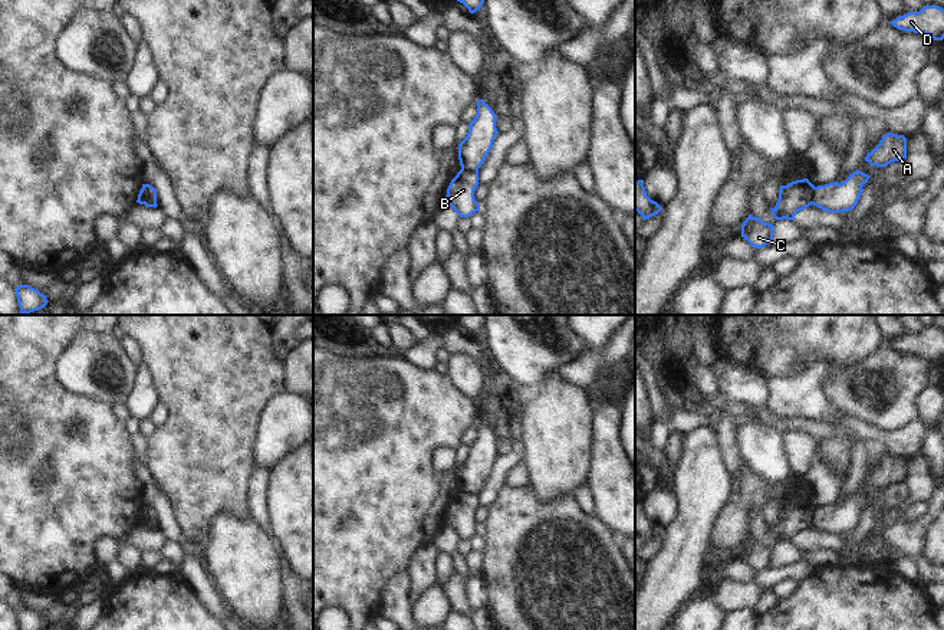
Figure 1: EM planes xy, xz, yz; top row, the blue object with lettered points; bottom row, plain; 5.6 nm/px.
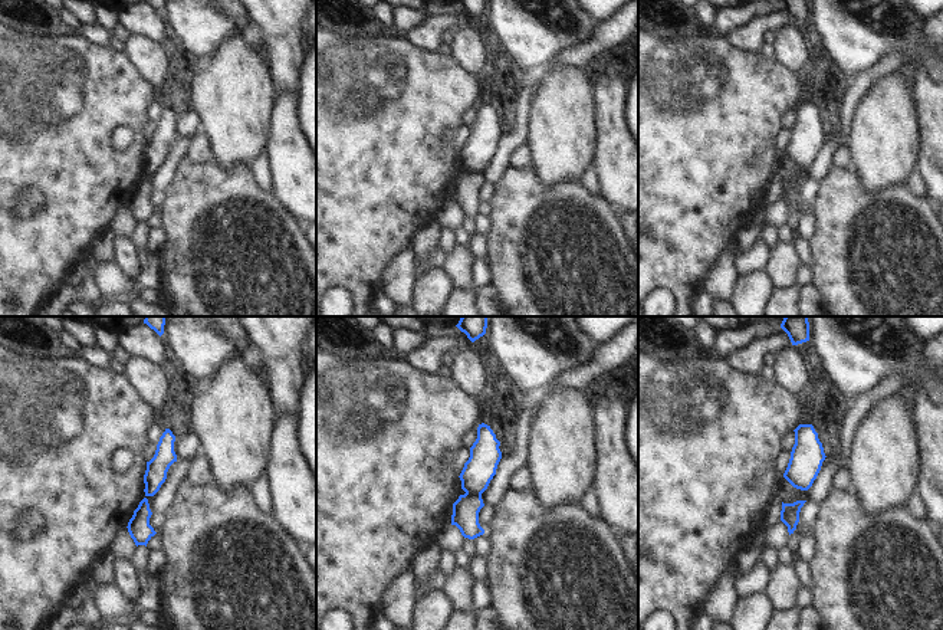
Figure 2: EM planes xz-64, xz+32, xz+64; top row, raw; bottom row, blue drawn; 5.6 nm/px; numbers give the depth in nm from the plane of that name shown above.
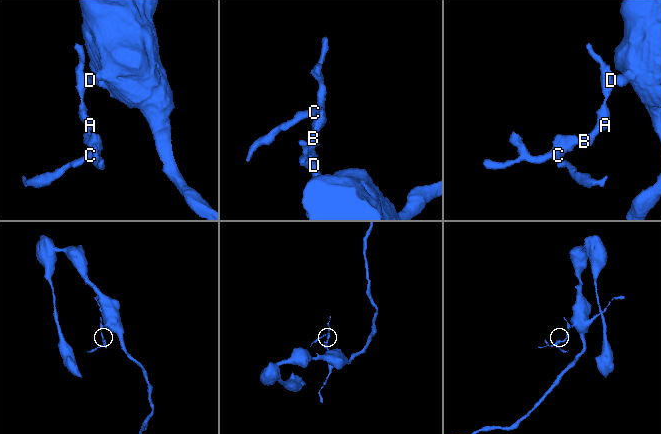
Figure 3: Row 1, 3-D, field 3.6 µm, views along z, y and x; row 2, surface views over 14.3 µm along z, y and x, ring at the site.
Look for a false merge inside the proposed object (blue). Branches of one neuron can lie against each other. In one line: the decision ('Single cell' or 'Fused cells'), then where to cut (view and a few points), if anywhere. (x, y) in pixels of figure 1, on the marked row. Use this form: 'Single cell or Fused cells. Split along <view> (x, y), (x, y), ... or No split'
Fused cells. Split along xz (461, 169), (477, 173)

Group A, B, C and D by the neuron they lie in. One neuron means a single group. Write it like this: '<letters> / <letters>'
A B D / C

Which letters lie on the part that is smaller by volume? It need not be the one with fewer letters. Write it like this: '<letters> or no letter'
C

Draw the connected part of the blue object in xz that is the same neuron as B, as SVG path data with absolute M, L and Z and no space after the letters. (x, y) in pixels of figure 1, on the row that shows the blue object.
M460 170L451 180L445 203L450 204L460 217L470 217L480 210L480 204L474 198L478 186L478 173Z

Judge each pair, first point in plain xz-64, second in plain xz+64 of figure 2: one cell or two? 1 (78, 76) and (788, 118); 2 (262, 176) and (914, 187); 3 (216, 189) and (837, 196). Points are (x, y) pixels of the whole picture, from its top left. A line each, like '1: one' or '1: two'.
1: two
2: one
3: one

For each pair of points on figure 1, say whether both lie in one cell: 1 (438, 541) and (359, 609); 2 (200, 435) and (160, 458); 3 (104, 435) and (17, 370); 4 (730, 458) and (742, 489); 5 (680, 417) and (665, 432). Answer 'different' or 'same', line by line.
1: different
2: same
3: same
4: different
5: same

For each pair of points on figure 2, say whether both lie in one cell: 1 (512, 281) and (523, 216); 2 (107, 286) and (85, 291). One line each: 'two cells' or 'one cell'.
1: one cell
2: two cells

